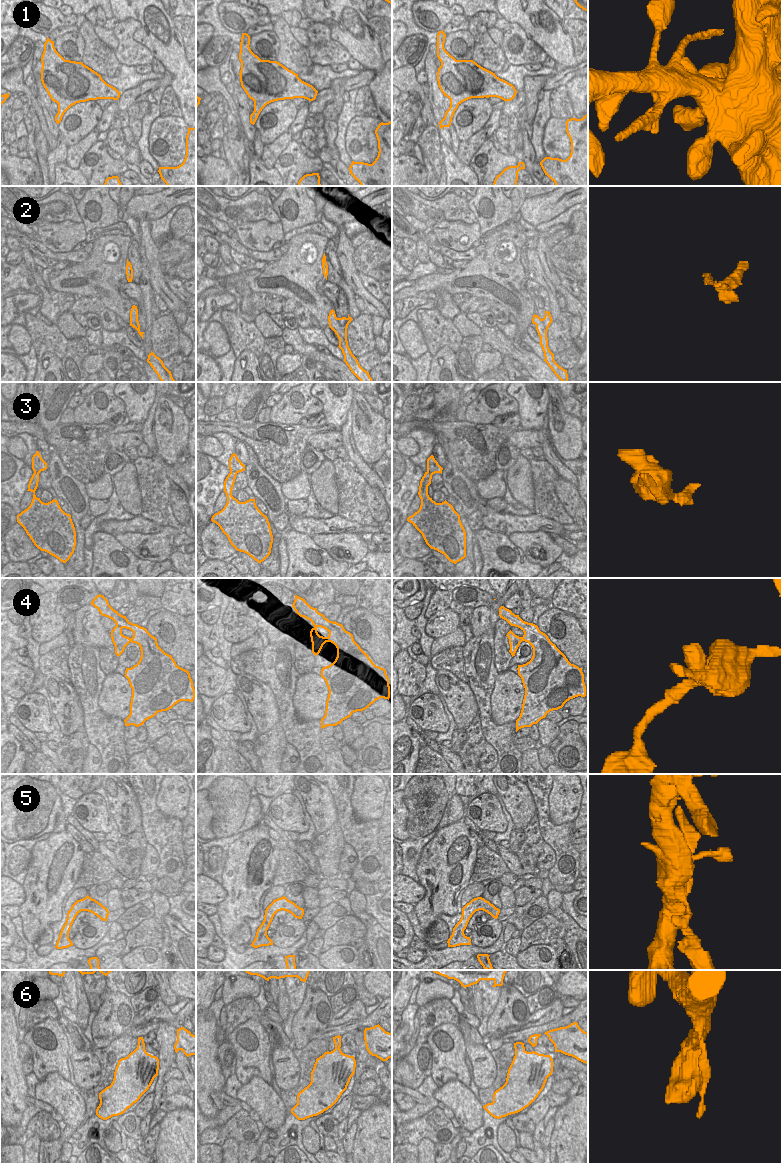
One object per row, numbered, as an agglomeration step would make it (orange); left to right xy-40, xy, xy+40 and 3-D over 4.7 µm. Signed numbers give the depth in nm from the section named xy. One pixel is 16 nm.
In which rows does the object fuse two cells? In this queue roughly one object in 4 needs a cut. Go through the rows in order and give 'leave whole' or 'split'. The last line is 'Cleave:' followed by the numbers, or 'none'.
1: leave whole
2: leave whole
3: leave whole
4: leave whole
5: leave whole
6: leave whole
Cleave: none

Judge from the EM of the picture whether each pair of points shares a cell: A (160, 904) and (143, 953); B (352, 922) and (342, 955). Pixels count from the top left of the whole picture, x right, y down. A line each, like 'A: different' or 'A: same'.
A: different
B: different

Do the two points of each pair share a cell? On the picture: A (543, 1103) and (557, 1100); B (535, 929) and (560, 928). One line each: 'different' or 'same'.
A: different
B: same

